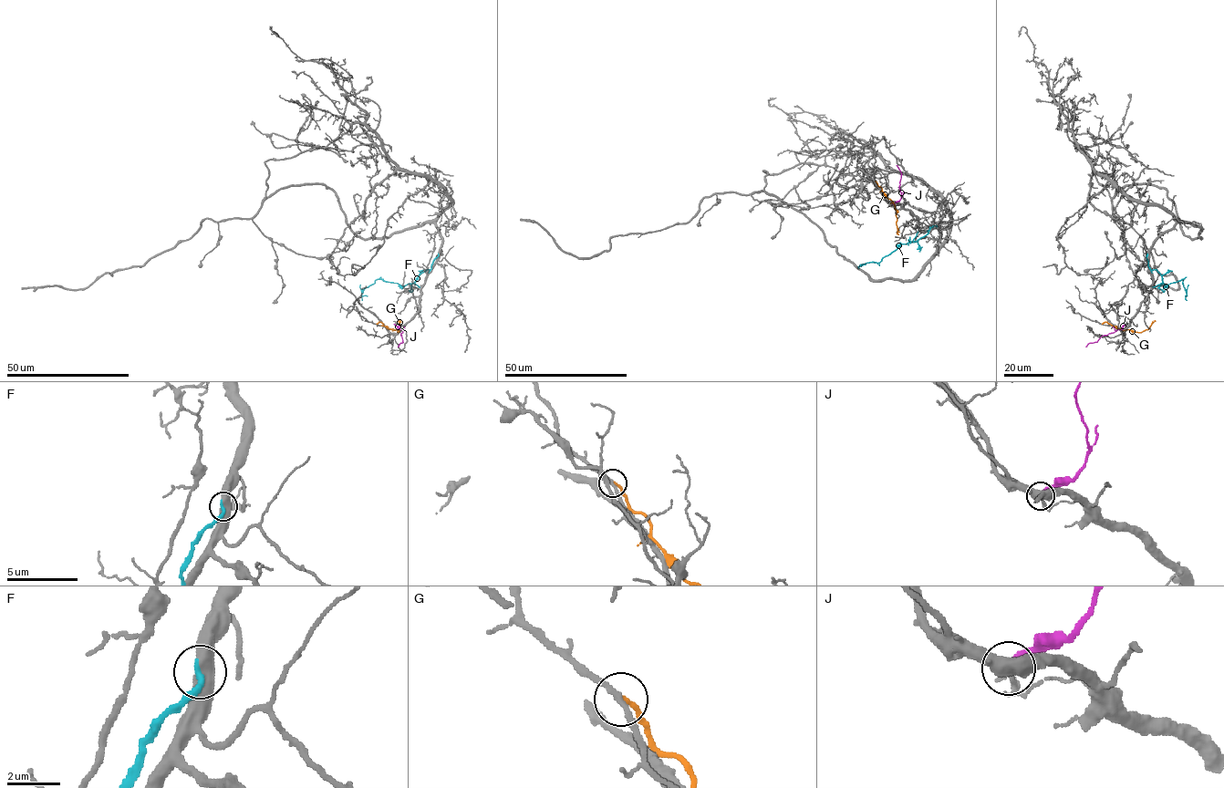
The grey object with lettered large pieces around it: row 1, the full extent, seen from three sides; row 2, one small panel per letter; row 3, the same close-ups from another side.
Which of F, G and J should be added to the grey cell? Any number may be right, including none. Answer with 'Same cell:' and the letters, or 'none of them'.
Same cell: none of them

